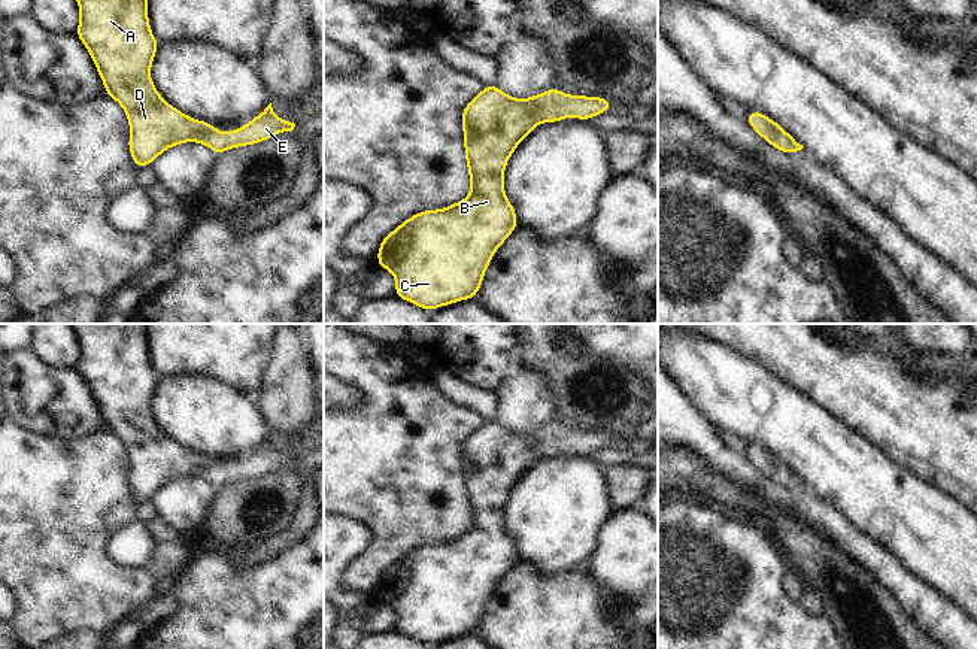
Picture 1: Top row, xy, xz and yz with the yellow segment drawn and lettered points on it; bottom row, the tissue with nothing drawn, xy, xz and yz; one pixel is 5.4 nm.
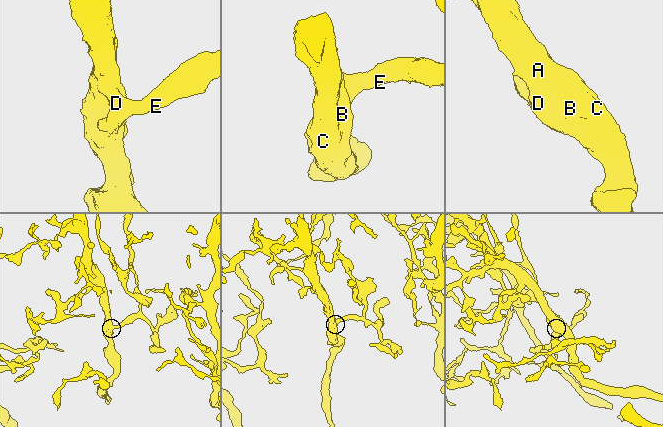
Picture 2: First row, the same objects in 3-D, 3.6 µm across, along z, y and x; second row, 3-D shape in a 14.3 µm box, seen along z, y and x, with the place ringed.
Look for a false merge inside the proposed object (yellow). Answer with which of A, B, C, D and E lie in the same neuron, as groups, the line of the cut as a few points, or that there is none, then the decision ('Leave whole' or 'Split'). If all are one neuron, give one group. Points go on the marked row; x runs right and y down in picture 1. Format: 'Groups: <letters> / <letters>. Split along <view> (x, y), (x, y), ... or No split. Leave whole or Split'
Groups: A B C D E. No split. Leave whole

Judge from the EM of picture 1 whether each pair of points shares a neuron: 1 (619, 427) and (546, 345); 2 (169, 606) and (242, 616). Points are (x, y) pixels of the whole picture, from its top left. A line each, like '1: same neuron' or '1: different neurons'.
1: same neuron
2: different neurons

